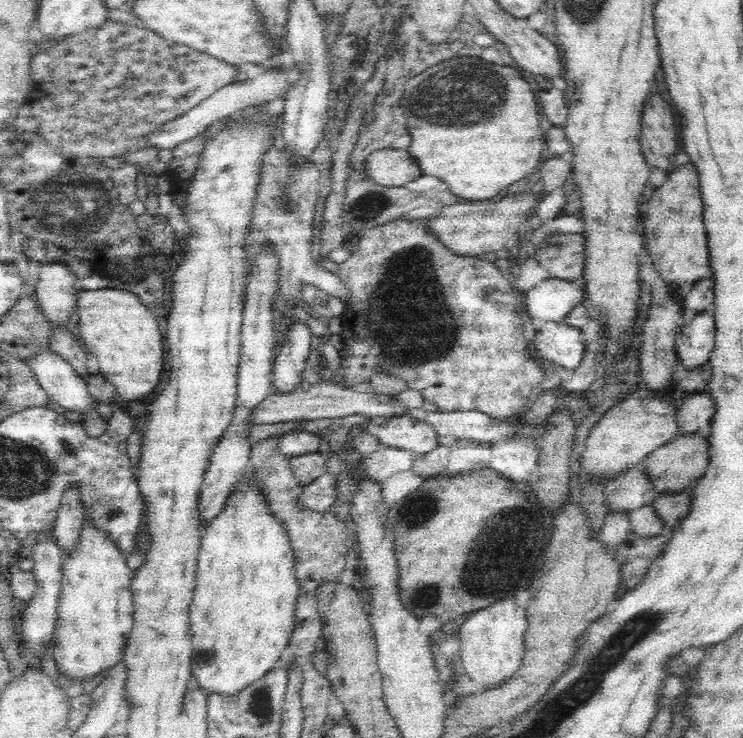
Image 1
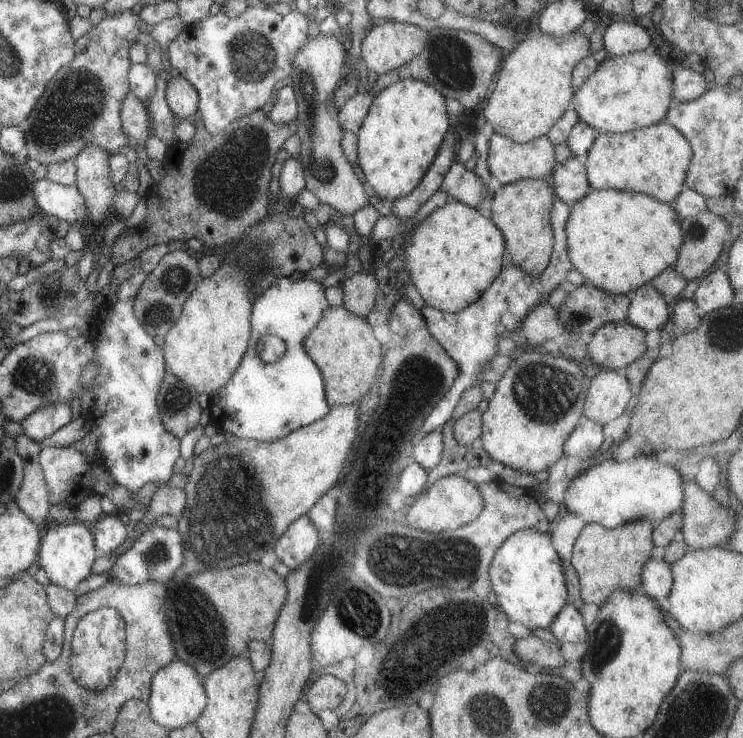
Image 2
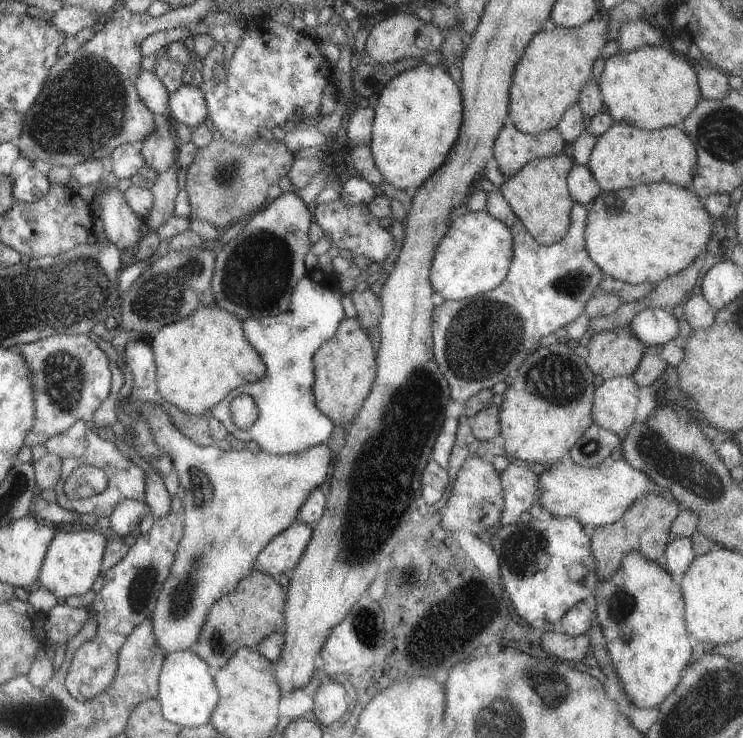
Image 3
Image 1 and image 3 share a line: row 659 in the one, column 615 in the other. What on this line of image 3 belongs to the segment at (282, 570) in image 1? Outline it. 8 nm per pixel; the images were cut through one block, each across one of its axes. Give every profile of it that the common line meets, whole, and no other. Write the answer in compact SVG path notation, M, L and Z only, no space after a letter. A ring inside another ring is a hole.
M666 182L649 183L615 192L604 192L588 206L583 231L585 252L605 275L622 284L651 283L656 286L666 278L685 270L706 249L713 232L712 219L698 196L687 188Z

